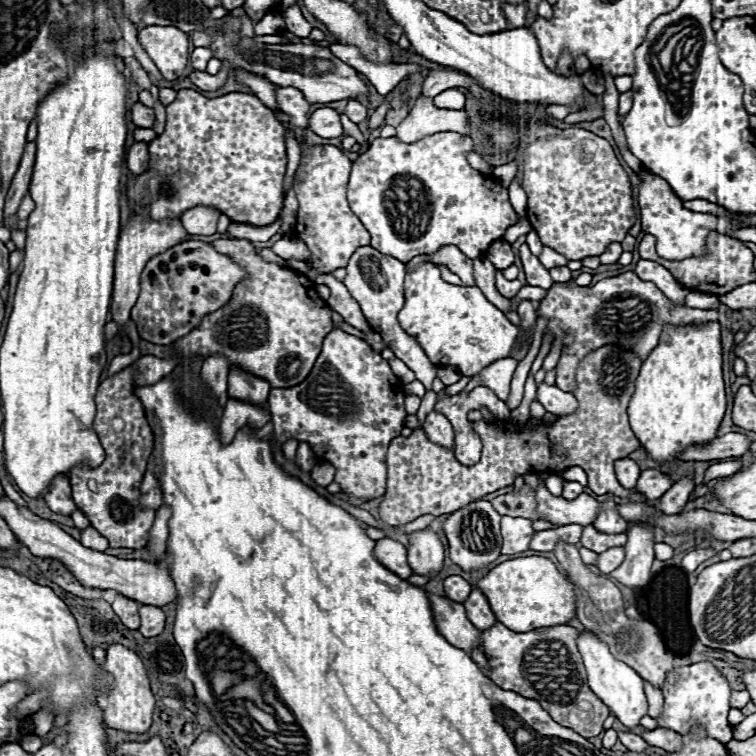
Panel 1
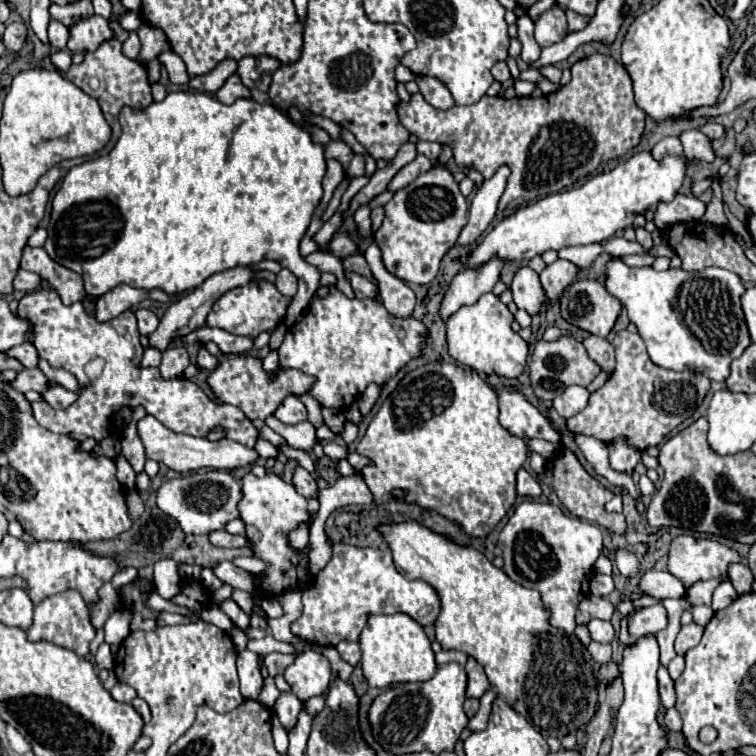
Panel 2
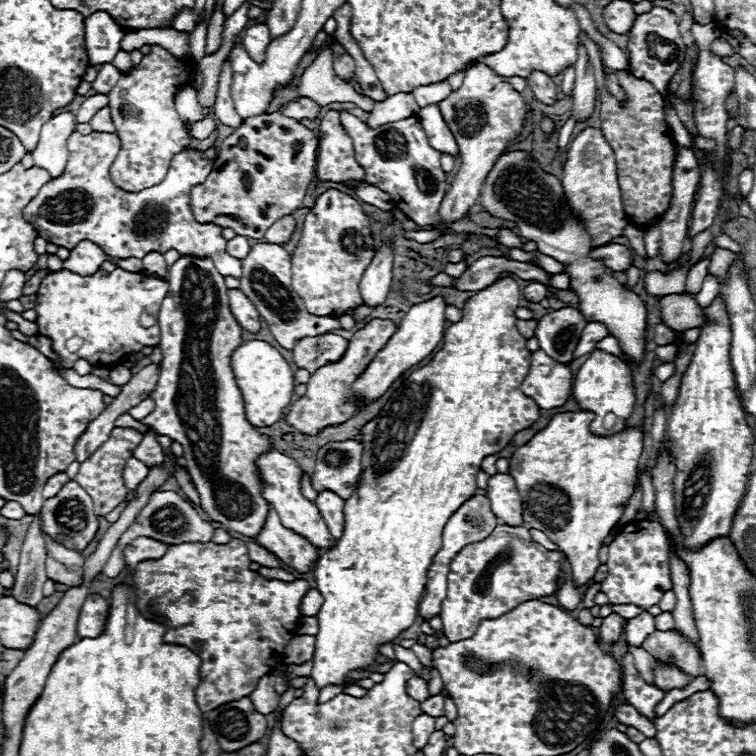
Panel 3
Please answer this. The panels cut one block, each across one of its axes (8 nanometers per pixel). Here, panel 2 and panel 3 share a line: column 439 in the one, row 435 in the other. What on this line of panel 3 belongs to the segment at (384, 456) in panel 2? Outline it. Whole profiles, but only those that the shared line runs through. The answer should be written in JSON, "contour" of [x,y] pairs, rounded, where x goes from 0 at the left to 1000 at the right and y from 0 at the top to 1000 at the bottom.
{"contour":[[[664,368],[664,370],[656,370],[651,378],[635,384],[630,392],[624,392],[619,397],[619,402],[611,407],[614,410],[614,418],[608,426],[601,426],[590,434],[590,442],[587,442],[587,455],[585,460],[574,468],[574,474],[548,489],[537,503],[534,508],[516,524],[516,529],[508,534],[505,545],[489,556],[481,566],[479,566],[479,590],[481,590],[481,598],[479,598],[479,627],[476,627],[476,640],[471,643],[471,651],[466,651],[466,656],[458,661],[458,669],[455,669],[455,706],[452,712],[447,714],[447,720],[442,722],[442,728],[434,728],[434,730],[426,730],[423,733],[423,741],[418,746],[418,754],[415,754],[415,762],[418,762],[418,778],[423,780],[426,791],[429,791],[429,799],[423,804],[423,810],[418,812],[421,817],[421,839],[418,839],[418,854],[415,854],[415,870],[413,870],[413,889],[410,889],[410,897],[415,899],[415,905],[426,913],[431,910],[434,905],[452,905],[455,902],[455,894],[466,886],[484,886],[489,884],[497,870],[503,868],[503,854],[505,852],[516,852],[521,844],[526,844],[526,839],[532,833],[537,833],[540,828],[548,825],[548,817],[550,817],[550,810],[553,810],[553,796],[558,791],[558,783],[563,778],[563,759],[566,759],[566,749],[571,746],[571,735],[579,730],[582,720],[585,720],[585,701],[587,701],[587,693],[593,690],[593,685],[598,683],[598,677],[603,677],[603,672],[608,672],[608,667],[614,667],[614,661],[624,659],[627,651],[630,651],[630,627],[635,622],[635,614],[643,603],[648,601],[656,601],[661,598],[683,571],[704,563],[712,550],[714,550],[714,540],[712,534],[706,532],[706,526],[696,524],[690,516],[688,516],[688,505],[693,503],[693,497],[698,495],[701,489],[701,474],[704,474],[704,466],[696,460],[696,447],[685,442],[683,437],[683,407],[688,405],[690,399],[690,386],[683,376],[680,368]]]}

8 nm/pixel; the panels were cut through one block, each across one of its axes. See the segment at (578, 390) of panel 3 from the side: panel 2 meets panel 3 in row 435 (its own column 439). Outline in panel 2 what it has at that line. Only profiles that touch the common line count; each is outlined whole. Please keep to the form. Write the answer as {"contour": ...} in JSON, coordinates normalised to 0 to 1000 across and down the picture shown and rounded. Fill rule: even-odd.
{"contour":[[[442,720],[439,722],[442,733],[437,746],[423,754],[410,772],[402,778],[402,788],[399,788],[399,815],[386,825],[386,836],[394,839],[397,844],[402,844],[405,849],[410,849],[413,854],[444,854],[452,847],[474,847],[484,820],[489,812],[524,812],[524,810],[534,810],[540,815],[545,815],[553,825],[566,828],[574,825],[579,812],[582,812],[582,788],[579,783],[558,770],[558,767],[537,767],[521,749],[519,741],[519,730],[513,722],[505,725],[471,725],[471,722],[460,722],[460,720]],[[569,802],[571,807],[566,812],[556,812],[558,804]]]}

